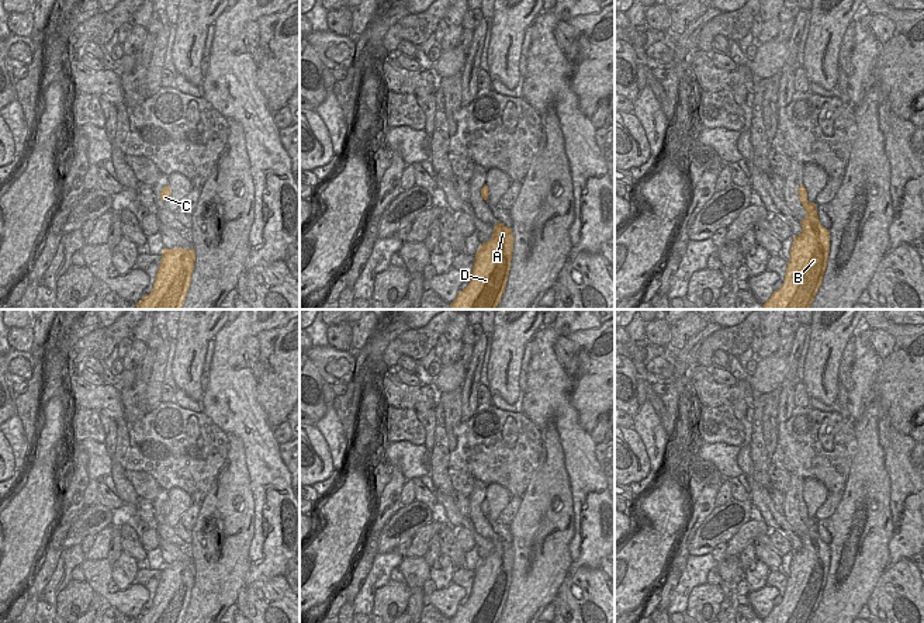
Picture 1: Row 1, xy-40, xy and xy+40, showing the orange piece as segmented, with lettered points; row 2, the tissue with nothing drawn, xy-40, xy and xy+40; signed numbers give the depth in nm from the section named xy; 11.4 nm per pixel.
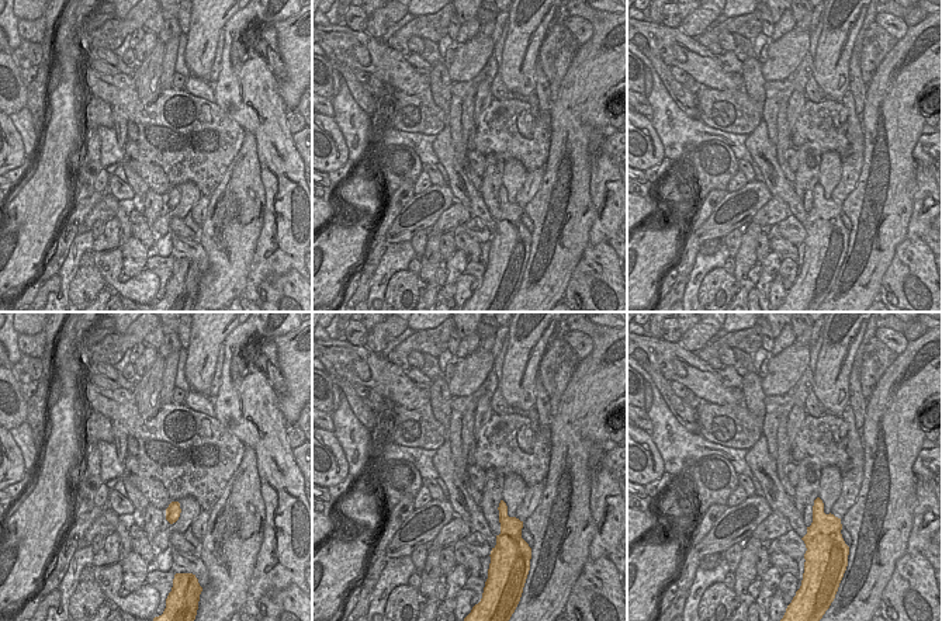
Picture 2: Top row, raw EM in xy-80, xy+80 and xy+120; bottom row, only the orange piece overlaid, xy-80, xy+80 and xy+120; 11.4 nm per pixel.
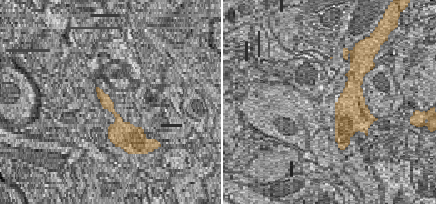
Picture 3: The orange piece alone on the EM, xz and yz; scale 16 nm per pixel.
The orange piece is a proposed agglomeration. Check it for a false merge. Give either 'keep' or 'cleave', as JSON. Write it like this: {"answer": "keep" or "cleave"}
{"answer": "keep"}

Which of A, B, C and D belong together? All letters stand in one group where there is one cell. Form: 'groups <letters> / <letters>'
groups A B C D

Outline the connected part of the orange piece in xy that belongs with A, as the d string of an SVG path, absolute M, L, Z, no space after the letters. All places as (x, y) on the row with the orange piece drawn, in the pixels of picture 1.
M498 221L492 238L480 245L468 285L450 309L496 309L506 287L513 252L512 228Z

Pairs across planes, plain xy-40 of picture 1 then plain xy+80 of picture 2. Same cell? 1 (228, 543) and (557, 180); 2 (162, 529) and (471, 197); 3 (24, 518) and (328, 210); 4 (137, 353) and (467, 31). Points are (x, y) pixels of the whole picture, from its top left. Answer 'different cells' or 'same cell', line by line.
1: same cell
2: different cells
3: different cells
4: same cell

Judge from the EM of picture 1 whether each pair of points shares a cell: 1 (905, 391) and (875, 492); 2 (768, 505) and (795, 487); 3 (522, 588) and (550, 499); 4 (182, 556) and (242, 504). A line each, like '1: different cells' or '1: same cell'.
1: same cell
2: different cells
3: same cell
4: different cells

